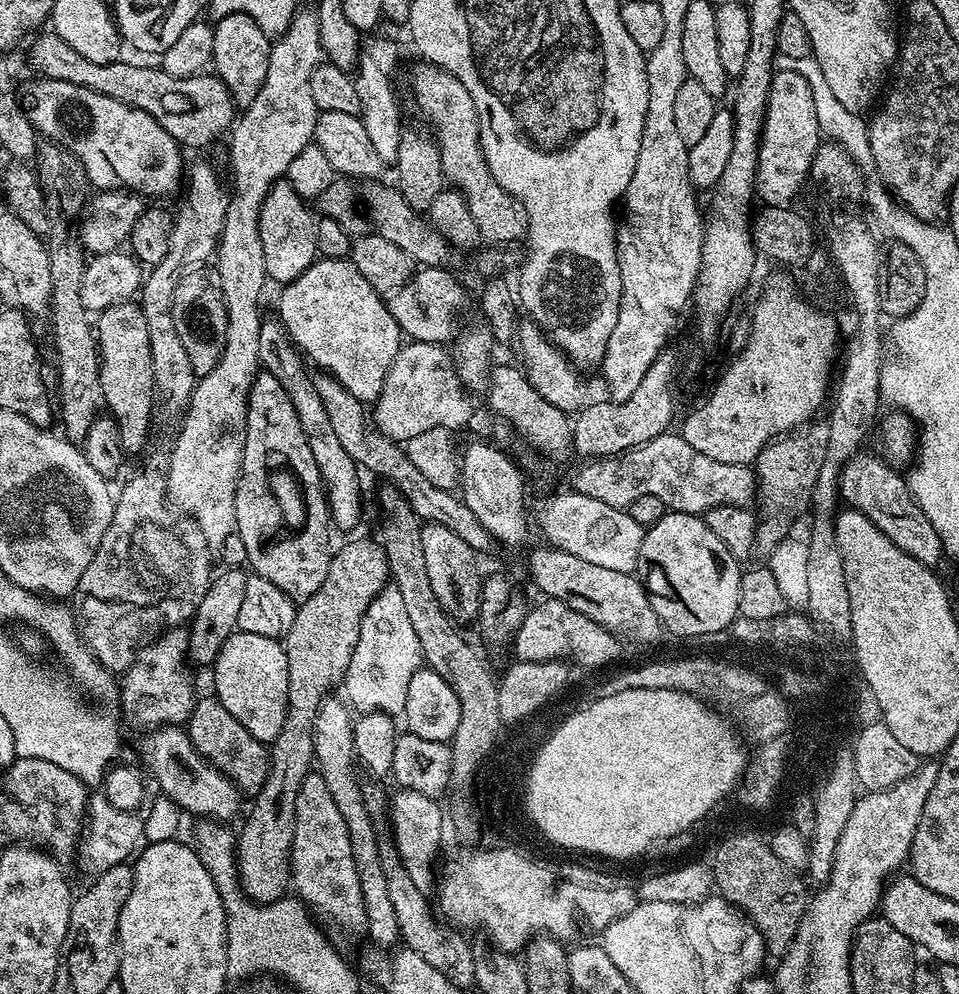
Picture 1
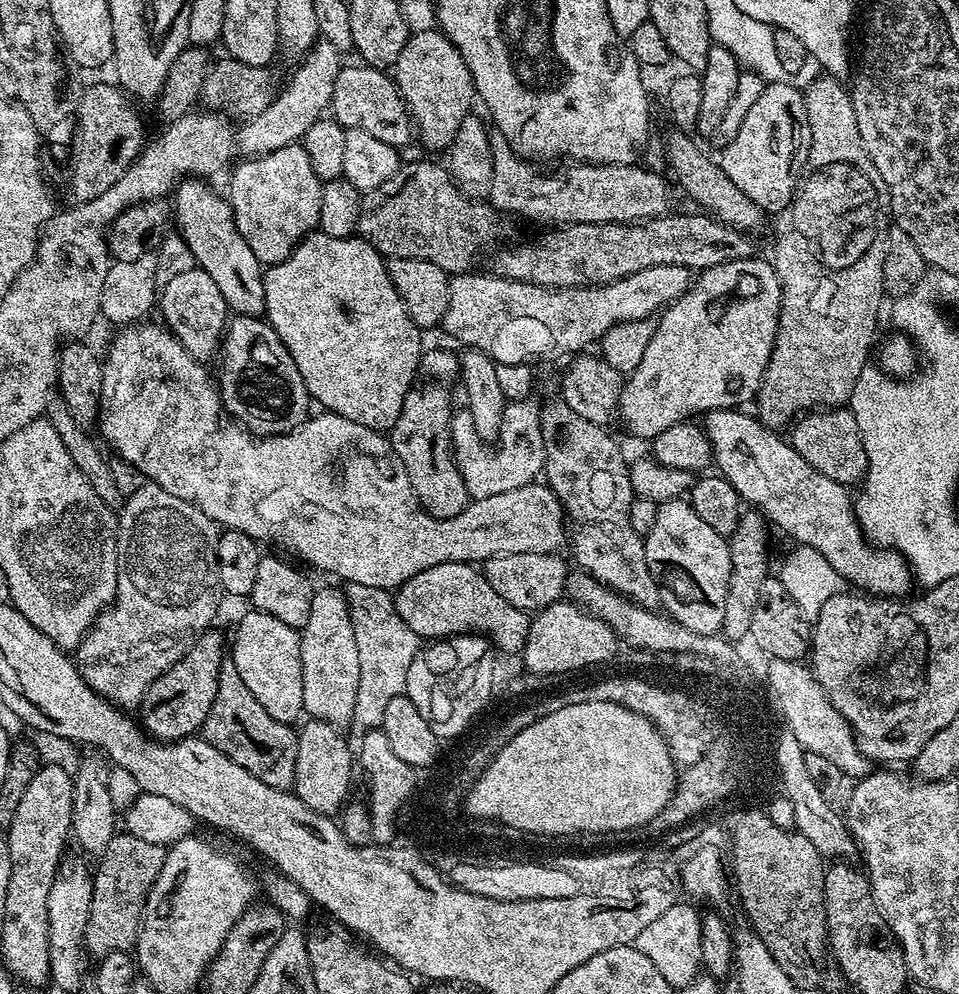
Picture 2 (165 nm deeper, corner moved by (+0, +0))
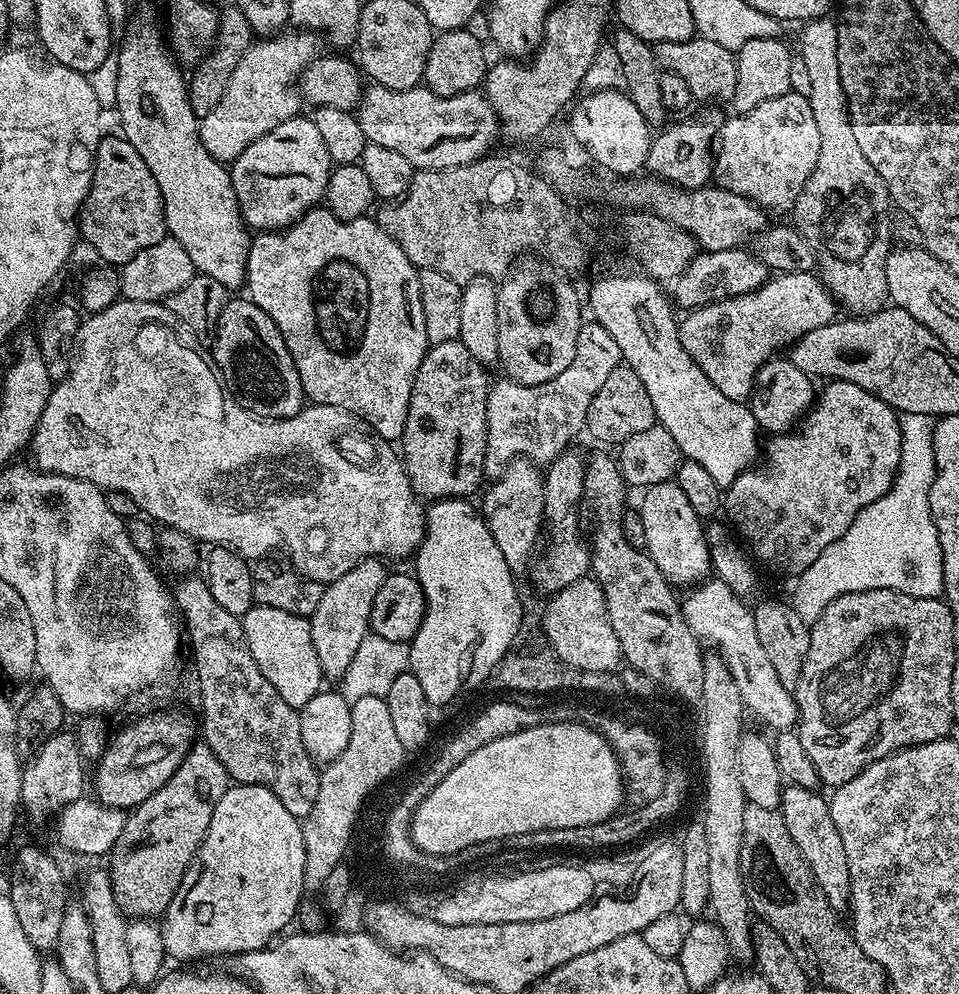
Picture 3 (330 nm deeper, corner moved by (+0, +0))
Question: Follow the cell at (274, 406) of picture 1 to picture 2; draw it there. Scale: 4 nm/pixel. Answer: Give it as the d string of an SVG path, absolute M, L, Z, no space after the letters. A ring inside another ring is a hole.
M236 316L235 319L227 325L226 331L222 337L222 343L218 349L218 361L220 360L220 380L218 376L218 391L220 393L220 403L223 411L227 413L231 419L241 423L254 436L278 436L282 432L292 432L299 428L305 420L309 419L308 404L310 405L310 397L306 390L306 382L302 382L302 374L298 374L298 366L294 366L294 358L290 358L290 350L286 350L286 346L282 342L282 338L278 338L278 334L273 330L272 325L267 319L257 316Z

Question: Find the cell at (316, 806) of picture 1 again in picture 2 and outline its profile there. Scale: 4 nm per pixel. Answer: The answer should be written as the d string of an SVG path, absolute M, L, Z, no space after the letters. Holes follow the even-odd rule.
M305 719L299 725L296 741L298 758L294 762L294 782L292 788L306 806L315 812L335 817L344 808L352 788L352 768L354 772L354 752L348 749L339 727L324 720Z

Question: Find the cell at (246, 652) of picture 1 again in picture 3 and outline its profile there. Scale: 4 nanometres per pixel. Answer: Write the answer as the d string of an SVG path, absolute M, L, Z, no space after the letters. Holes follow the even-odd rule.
M253 603L252 609L242 618L246 642L250 642L250 654L258 662L258 670L266 674L266 682L278 690L278 694L290 707L300 709L322 690L320 683L326 677L314 651L312 621L307 616L286 614L286 610L274 610L274 606Z

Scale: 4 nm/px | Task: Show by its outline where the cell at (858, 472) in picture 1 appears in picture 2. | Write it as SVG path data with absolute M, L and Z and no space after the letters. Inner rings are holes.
M847 407L829 408L805 412L791 425L790 442L818 474L834 478L834 482L845 486L859 485L868 474L868 459L862 446L862 434L858 422Z

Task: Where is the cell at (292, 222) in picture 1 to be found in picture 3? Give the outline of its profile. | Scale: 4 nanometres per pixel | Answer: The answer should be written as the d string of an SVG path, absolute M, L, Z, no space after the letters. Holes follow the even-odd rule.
M301 114L282 122L282 126L274 126L258 142L250 142L230 164L234 194L245 225L260 232L289 228L323 201L333 167L320 132L307 115Z

